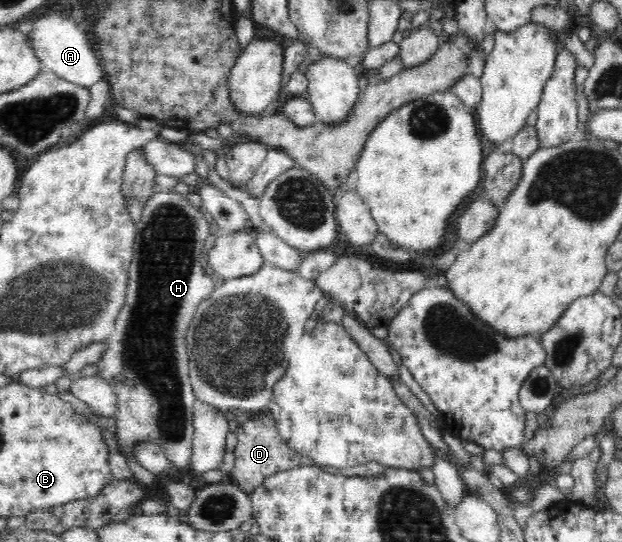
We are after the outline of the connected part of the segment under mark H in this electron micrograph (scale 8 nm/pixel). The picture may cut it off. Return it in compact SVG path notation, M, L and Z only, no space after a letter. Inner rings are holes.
M156 190L144 203L142 219L136 223L136 245L129 267L125 304L115 319L114 333L106 339L106 351L97 363L97 375L110 383L118 401L116 441L124 457L134 455L134 445L152 442L161 448L174 468L191 463L195 397L189 375L186 330L201 301L208 299L216 285L204 273L204 241L212 227L206 213L194 208L182 194Z

